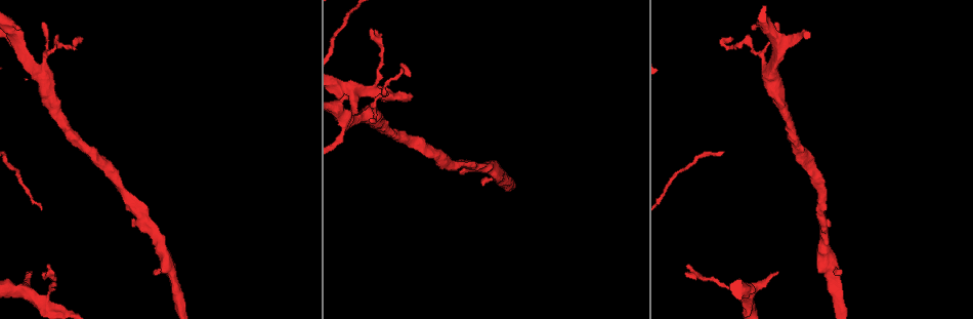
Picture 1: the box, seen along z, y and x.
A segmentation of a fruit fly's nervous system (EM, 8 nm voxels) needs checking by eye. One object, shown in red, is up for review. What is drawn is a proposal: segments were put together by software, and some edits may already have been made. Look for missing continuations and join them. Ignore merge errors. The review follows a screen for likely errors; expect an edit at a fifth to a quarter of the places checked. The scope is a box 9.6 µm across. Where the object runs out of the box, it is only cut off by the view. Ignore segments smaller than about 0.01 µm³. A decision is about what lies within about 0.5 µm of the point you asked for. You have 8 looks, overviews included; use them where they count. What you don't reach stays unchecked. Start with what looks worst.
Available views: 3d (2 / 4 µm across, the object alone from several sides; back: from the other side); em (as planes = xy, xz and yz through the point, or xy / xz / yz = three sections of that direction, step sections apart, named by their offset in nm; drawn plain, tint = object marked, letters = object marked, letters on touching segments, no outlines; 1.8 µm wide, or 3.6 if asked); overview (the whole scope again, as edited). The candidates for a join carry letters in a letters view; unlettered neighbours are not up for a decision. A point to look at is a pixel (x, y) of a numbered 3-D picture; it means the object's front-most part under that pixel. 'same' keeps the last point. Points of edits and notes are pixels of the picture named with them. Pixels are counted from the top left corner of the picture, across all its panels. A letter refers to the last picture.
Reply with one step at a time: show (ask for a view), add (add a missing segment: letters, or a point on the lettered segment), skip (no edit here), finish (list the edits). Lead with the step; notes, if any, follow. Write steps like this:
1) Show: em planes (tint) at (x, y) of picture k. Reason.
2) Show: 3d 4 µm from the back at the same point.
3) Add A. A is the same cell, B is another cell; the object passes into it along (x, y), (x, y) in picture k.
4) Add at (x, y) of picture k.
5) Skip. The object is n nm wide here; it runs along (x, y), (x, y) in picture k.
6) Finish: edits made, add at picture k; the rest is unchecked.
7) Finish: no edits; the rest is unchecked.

Show: 3d 2 µm at (27, 272) of picture 1. Free end.

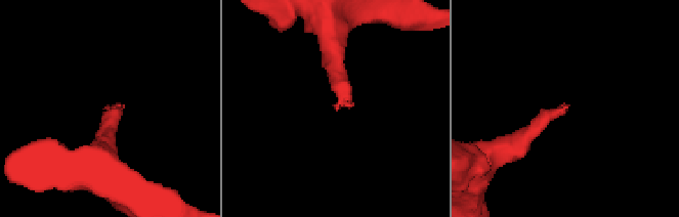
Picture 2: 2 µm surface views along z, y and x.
Show: em xz step 8 (letters) at (335, 109) of picture 2.

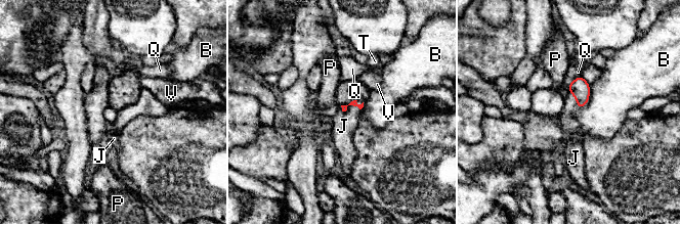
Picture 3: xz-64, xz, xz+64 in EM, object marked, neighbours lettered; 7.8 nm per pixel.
Show: em planes (letters) at the same point.

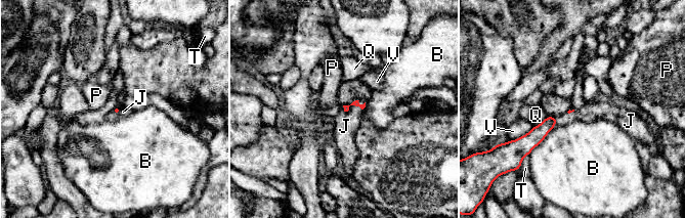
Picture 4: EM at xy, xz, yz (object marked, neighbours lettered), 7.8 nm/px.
Add J. J is the same cell, B, P, Q, T and V are other cells; the object passes into it along (346, 107), (353, 104), (344, 126) in picture 4; it goes on there.

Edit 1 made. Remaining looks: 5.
Show: 3d 2 µm at (483, 184) of picture 1. An open end.

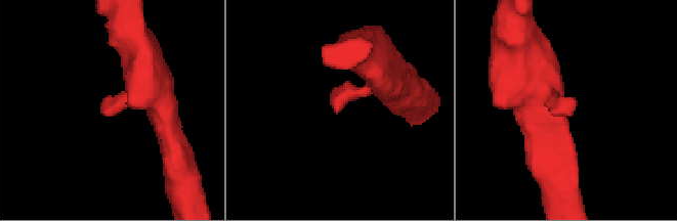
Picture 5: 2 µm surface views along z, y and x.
Show: em planes (letters) at (571, 109) of picture 5.

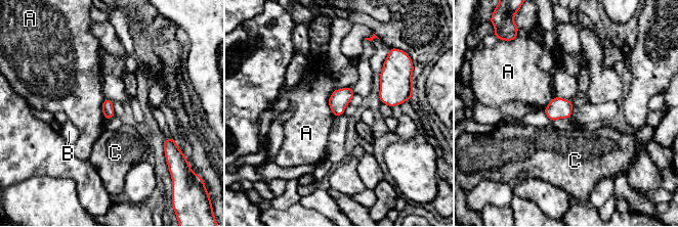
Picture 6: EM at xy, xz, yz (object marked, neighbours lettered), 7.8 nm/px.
Skip. A, B and C are other cells; a border runs along (335, 89), (328, 101), (334, 117) in picture 6; no lettered segment goes on from it.

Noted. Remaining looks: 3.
Show: em planes (tint) at (43, 24) of picture 1. Thin end.

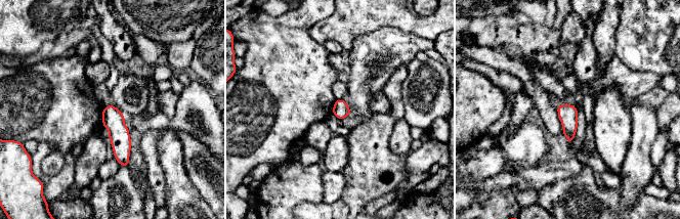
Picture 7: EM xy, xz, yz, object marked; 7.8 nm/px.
Show: em planes (letters) at the same point.

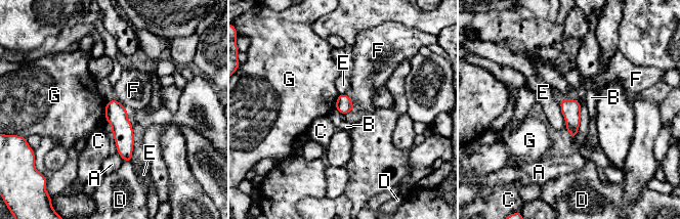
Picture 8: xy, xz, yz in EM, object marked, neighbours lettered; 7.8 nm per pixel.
Skip. A, B, C, D, E, F and G are other cells; none of them fits.

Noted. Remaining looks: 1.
Finish: edits made, add at picture 4; the rest is unchecked.

